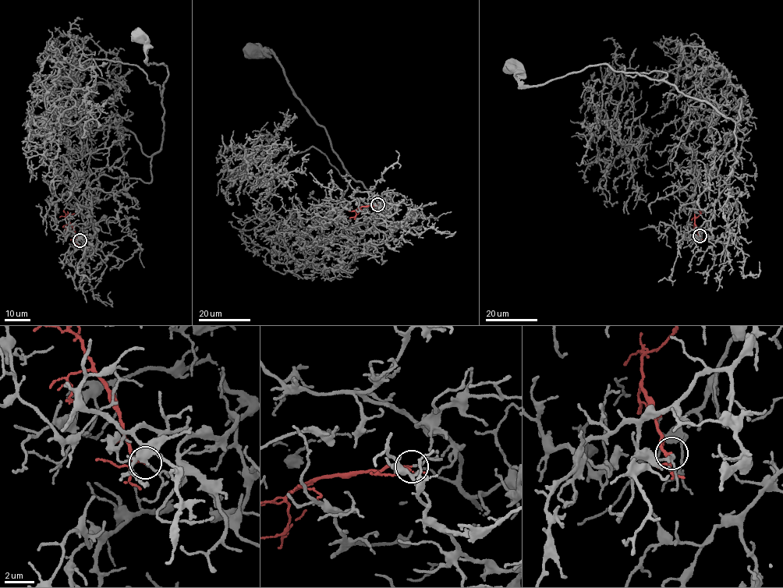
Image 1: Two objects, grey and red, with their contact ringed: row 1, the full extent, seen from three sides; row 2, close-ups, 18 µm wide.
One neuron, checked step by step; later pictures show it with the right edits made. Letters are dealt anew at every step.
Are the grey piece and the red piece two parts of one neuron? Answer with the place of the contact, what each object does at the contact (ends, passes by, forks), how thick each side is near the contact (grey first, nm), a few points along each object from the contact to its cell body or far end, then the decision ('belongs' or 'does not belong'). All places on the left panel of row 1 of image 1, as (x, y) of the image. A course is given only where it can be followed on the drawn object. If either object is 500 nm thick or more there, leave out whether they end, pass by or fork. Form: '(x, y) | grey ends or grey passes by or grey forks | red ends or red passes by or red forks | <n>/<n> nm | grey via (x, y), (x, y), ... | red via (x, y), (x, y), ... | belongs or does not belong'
(79, 240) | grey ends | red passes by | 140/140 nm | grey via (79, 240), (97, 230), (89, 204), (121, 192), (124, 178), (152, 179), (168, 74), (147, 62), (139, 37) | red via (79, 240), (67, 218), (68, 213), (74, 213) | does not belong

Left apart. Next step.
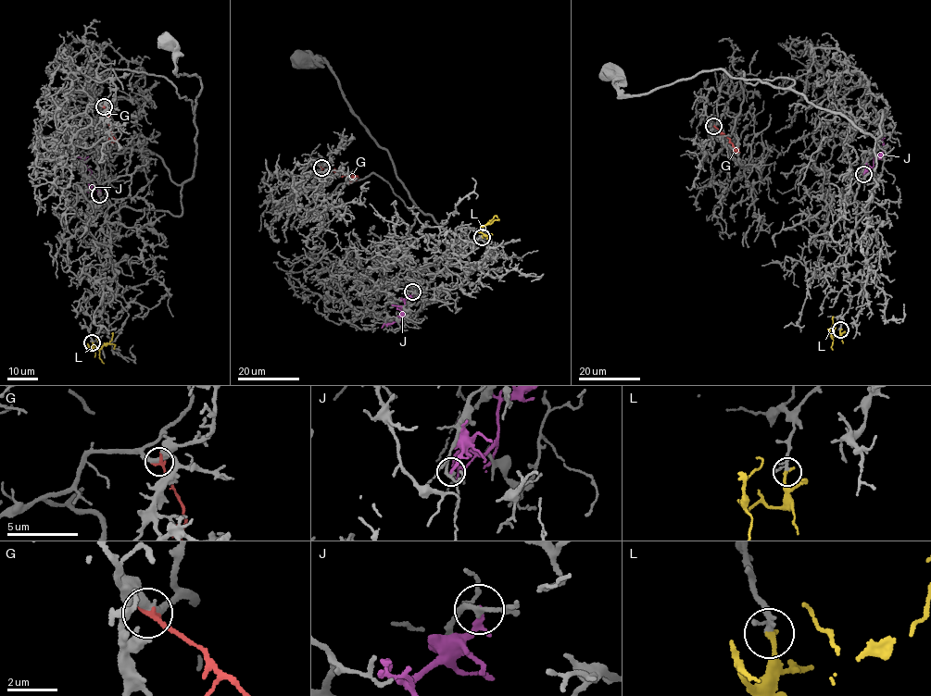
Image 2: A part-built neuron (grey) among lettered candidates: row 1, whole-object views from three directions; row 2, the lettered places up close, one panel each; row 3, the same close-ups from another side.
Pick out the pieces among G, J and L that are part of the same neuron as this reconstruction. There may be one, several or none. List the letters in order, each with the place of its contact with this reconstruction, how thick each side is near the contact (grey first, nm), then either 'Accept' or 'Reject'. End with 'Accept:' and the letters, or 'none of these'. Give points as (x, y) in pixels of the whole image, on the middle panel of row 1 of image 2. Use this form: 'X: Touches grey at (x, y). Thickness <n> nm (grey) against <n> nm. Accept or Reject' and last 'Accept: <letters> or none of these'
G: Touches grey at (321, 167). Thickness 360 nm (grey) against 280 nm. Reject
J: Touches grey at (412, 292). Thickness 160 nm (grey) against 200 nm. Reject
L: Touches grey at (482, 237). Thickness 190 nm (grey) against 240 nm. Accept
Accept: L

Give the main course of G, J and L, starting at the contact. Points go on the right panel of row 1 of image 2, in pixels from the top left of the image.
G: (713, 126), (730, 139), (734, 150), (738, 148)
J: (863, 174), (866, 168), (870, 170), (874, 160), (884, 150), (883, 137)
L: (840, 329), (840, 336), (832, 338), (833, 316)

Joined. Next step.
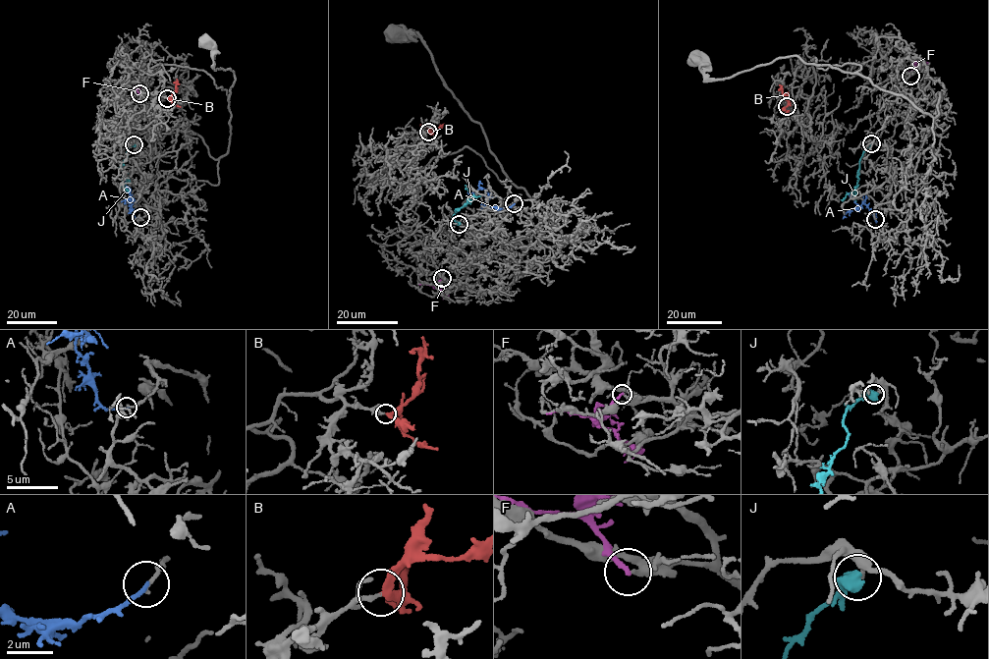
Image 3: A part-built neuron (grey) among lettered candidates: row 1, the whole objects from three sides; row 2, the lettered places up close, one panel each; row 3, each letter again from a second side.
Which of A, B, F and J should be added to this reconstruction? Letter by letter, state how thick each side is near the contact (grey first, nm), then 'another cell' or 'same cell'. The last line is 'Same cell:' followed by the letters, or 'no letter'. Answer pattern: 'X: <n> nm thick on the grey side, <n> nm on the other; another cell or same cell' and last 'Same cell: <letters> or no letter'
A: 150 nm thick on the grey side, 160 nm on the other; another cell
B: 150 nm thick on the grey side, 240 nm on the other; same cell
F: 200 nm thick on the grey side, 200 nm on the other; another cell
J: 200 nm thick on the grey side, 700 nm on the other; another cell
Same cell: B

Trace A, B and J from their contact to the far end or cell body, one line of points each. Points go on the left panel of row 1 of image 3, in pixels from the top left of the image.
A: (141, 217), (134, 215), (129, 202), (131, 196), (126, 198), (124, 204)
B: (167, 98), (175, 90), (177, 79)
J: (134, 145), (127, 149), (127, 158), (121, 168), (122, 177), (129, 182), (122, 186)

